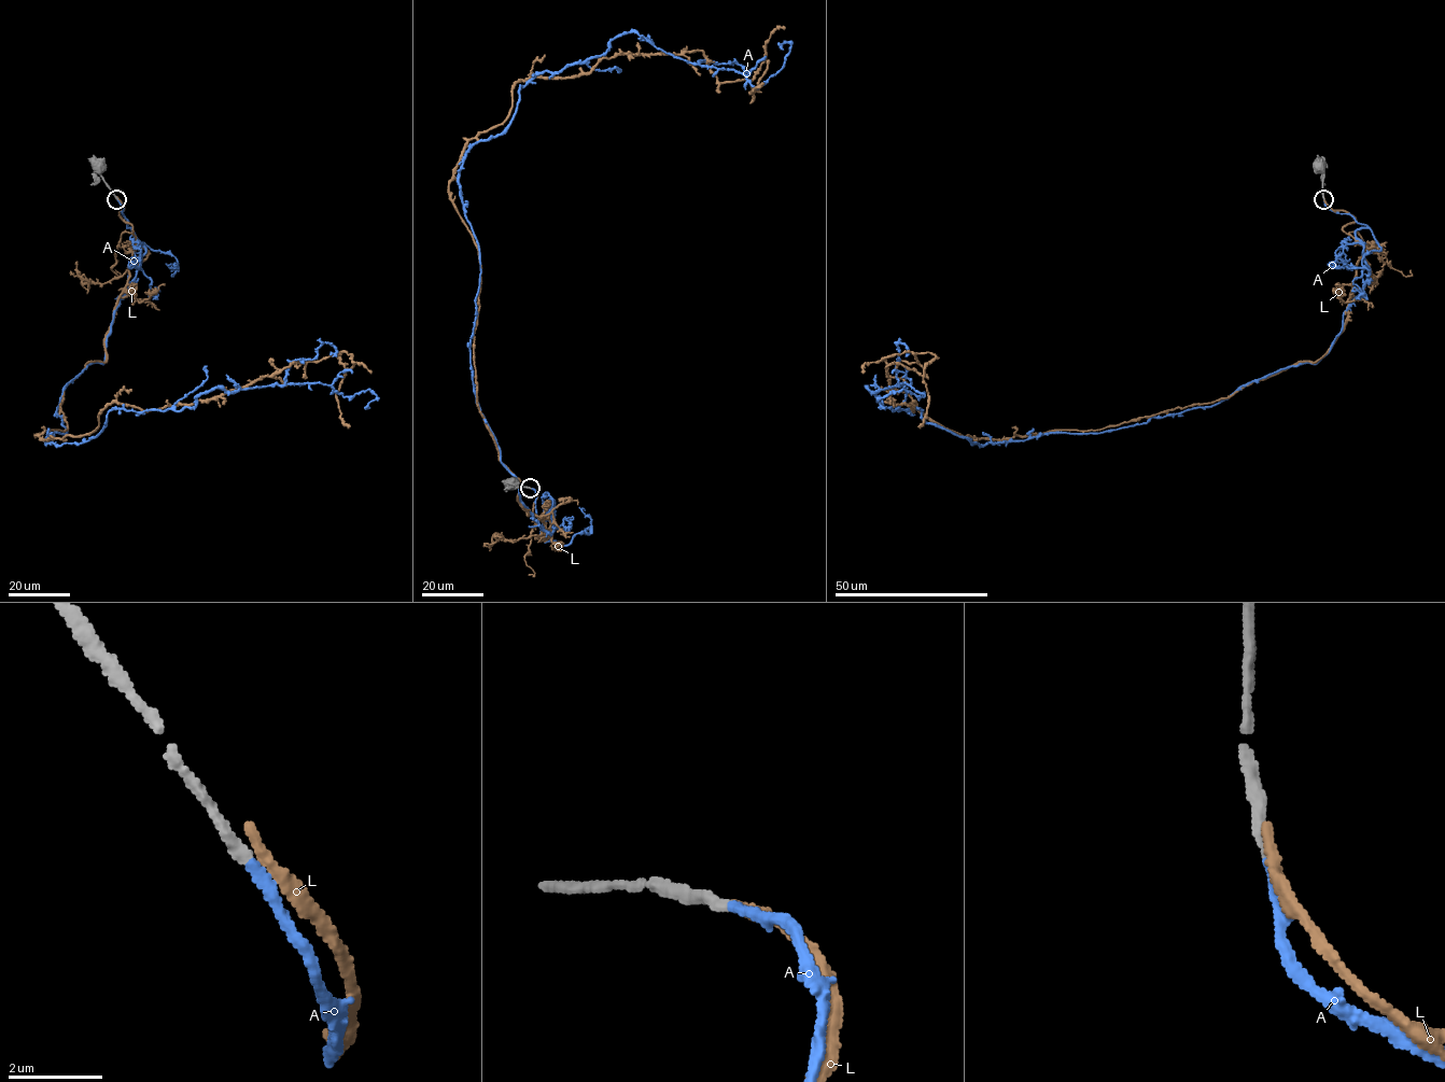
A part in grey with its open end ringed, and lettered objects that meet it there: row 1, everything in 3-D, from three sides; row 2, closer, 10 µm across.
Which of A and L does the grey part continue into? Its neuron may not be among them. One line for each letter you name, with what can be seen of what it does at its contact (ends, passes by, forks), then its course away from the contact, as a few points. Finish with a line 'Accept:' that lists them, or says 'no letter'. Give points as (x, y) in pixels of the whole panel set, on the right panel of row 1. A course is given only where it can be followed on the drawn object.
A: it ends; course (1323, 198), (1368, 227), (1370, 275), (1316, 363), (1016, 441), (868, 389), (905, 382), (923, 397), (881, 409)
Accept: A

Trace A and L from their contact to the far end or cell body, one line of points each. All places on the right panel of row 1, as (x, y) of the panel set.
A: (1323, 198), (1368, 227), (1370, 275), (1316, 363), (1016, 441), (868, 389), (905, 382), (923, 397), (881, 409)
L: (1323, 198), (1364, 252), (1315, 362), (998, 439), (889, 401), (886, 367), (916, 353), (935, 357), (919, 426)

